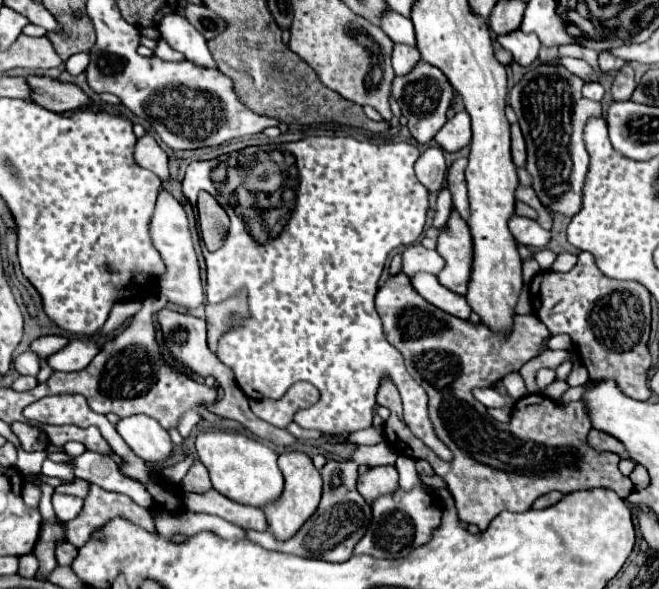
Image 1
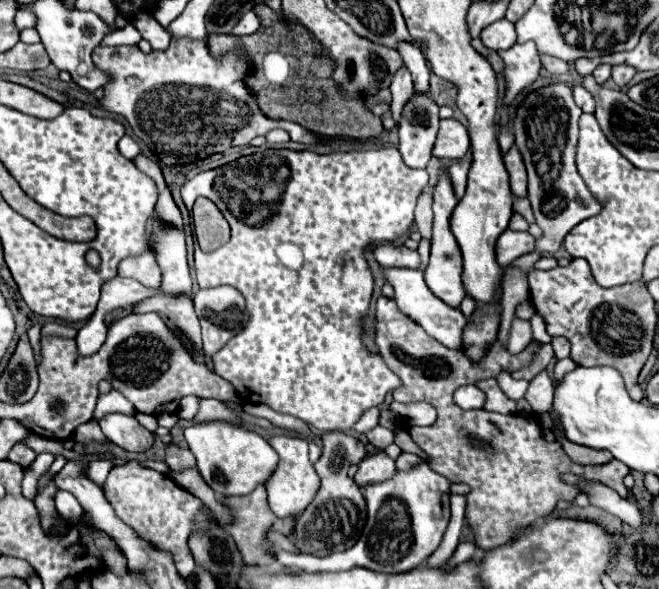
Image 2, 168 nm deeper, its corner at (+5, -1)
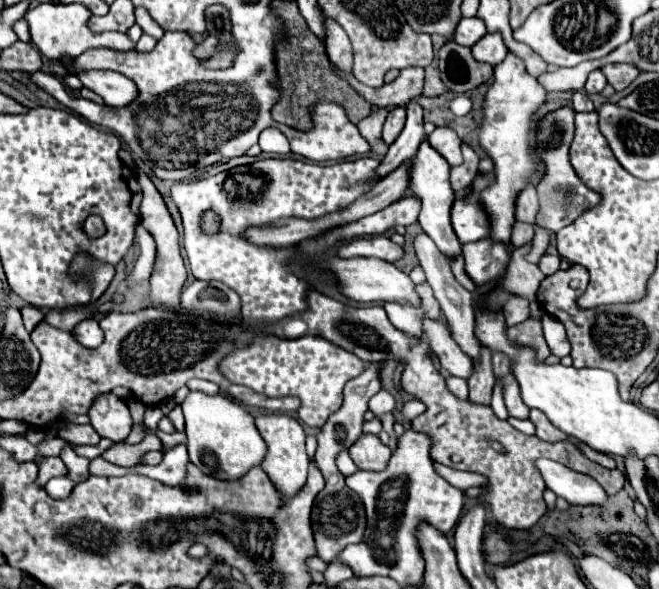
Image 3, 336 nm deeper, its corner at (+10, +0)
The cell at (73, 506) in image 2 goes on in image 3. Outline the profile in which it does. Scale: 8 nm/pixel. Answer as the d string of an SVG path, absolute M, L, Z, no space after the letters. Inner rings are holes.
M54 477L46 483L46 491L54 497L54 499L66 499L74 489L74 481L66 479L66 477Z

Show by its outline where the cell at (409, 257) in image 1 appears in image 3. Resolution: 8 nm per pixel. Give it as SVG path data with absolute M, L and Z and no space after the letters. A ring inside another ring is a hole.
M382 235L358 237L358 239L344 243L338 249L338 257L378 257L378 259L392 261L392 263L402 259L402 255L404 255L402 247Z

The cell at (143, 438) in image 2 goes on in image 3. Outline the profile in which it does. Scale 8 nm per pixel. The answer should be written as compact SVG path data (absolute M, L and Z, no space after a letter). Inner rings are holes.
M102 393L94 399L88 411L90 423L100 437L108 437L112 441L124 441L132 431L130 409L124 399L114 393Z

